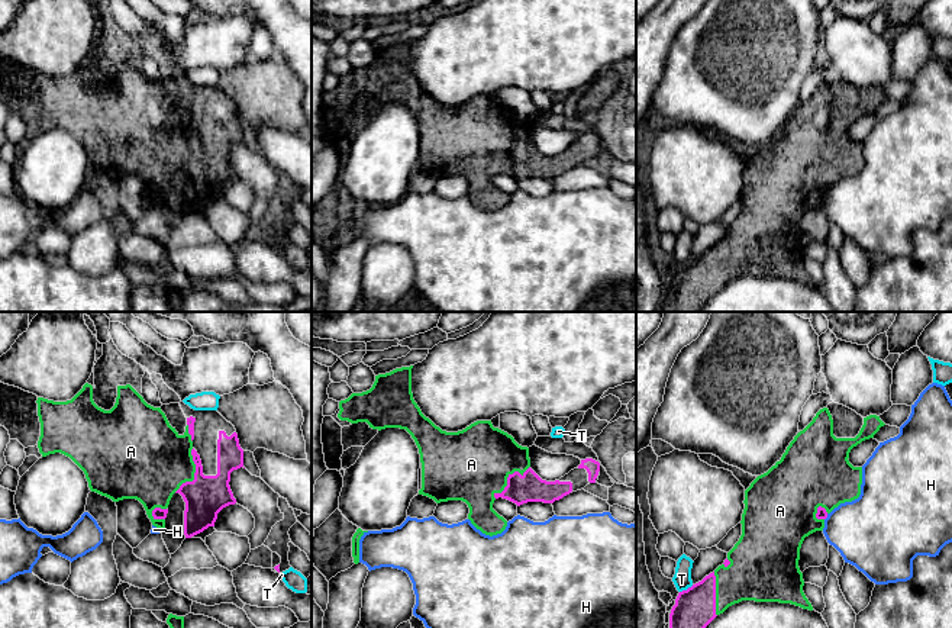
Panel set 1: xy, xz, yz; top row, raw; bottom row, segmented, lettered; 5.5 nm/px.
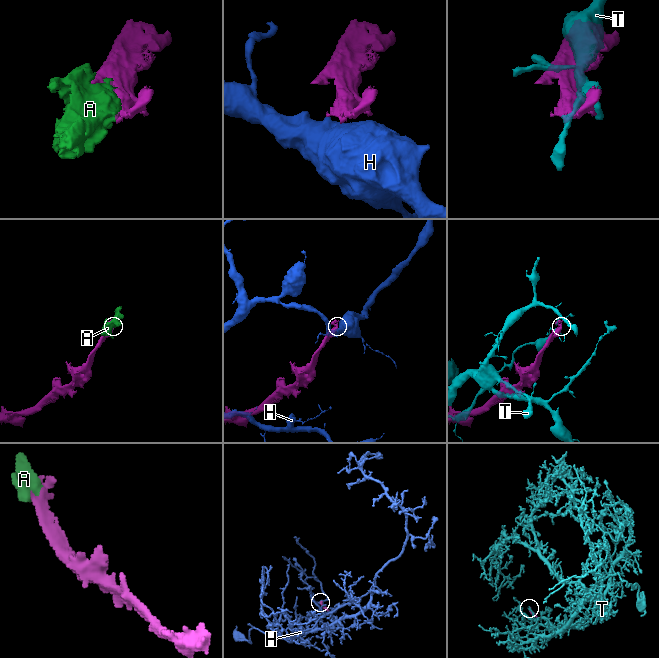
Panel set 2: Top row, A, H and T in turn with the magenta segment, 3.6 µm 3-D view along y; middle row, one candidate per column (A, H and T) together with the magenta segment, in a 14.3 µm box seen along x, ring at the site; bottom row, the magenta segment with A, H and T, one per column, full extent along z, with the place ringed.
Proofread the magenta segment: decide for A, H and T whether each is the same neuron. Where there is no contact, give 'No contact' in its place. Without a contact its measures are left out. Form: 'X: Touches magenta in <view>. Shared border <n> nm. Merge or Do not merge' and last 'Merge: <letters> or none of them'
A: Touches magenta in xz. Shared border 260 nm. Merge
H: Touches magenta in yz. Shared border 40 nm. Do not merge
T: Touches magenta in yz. Shared border 90 nm. Do not merge
Merge: A

